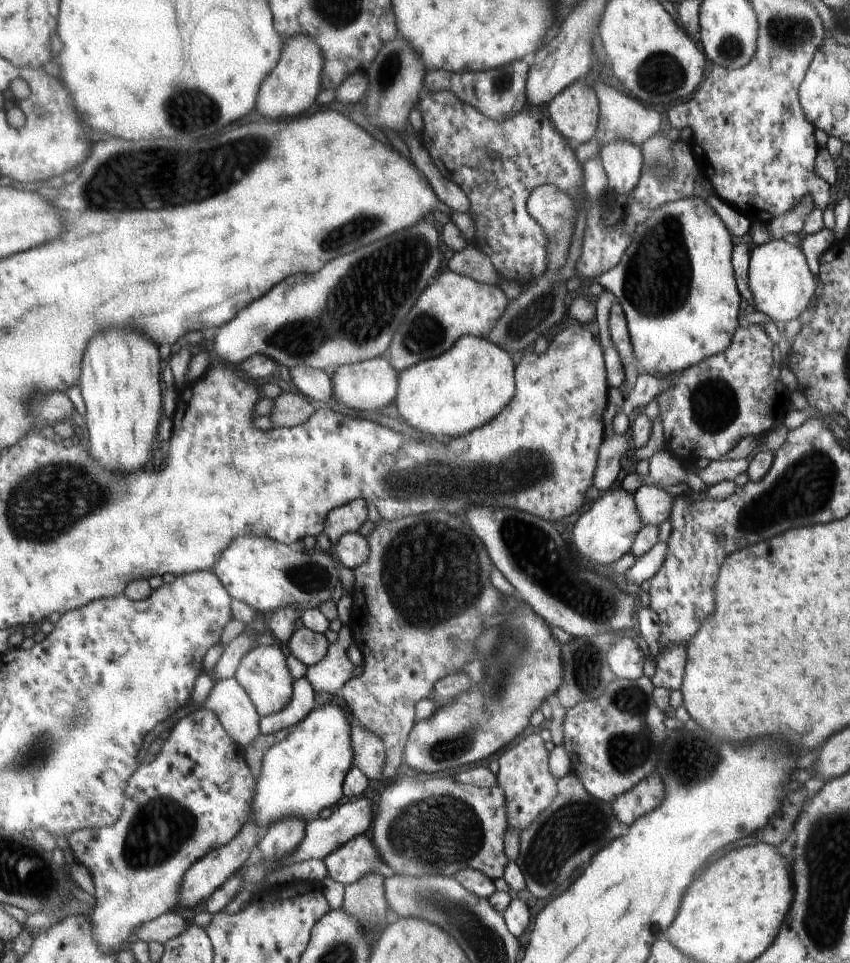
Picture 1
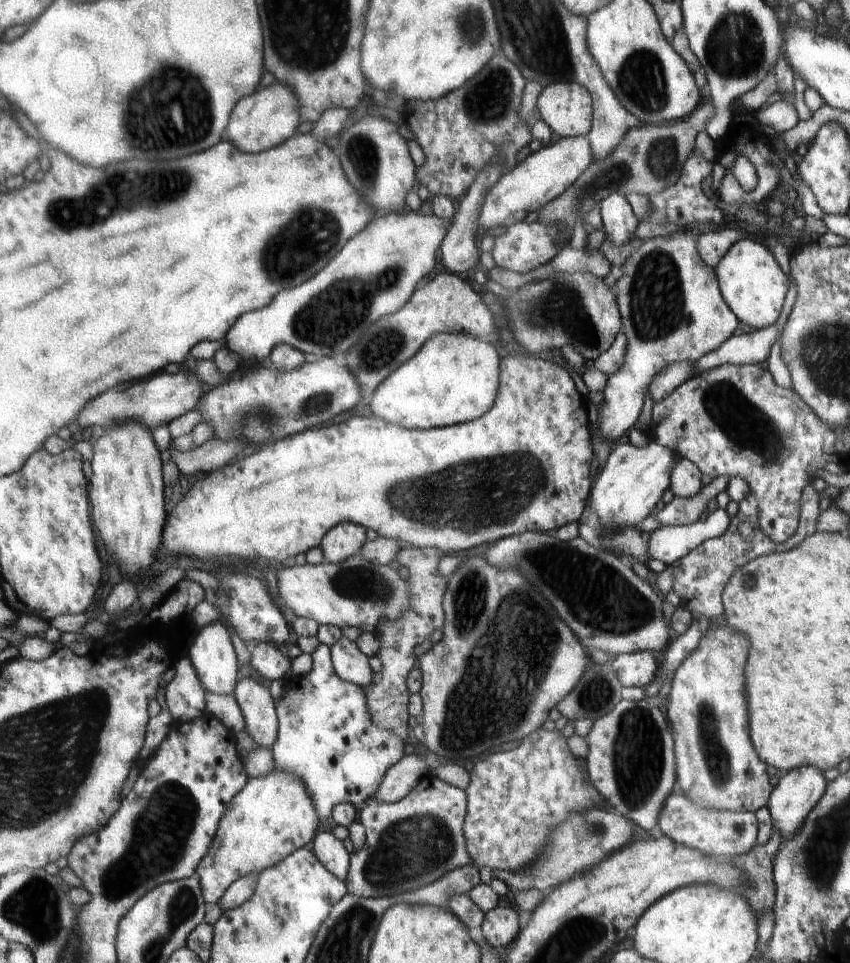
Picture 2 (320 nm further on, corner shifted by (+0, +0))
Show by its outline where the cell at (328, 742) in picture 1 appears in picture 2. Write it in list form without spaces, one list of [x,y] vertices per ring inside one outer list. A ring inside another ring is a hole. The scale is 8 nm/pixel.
[[[274,768],[266,776],[250,778],[250,781],[246,782],[245,789],[233,799],[232,805],[228,806],[226,814],[220,820],[212,846],[198,864],[196,873],[201,879],[206,903],[210,906],[219,903],[233,883],[241,877],[277,866],[278,862],[285,861],[290,854],[297,852],[298,848],[306,847],[306,844],[314,838],[314,830],[320,824],[320,818],[313,796],[309,794],[309,787],[300,778],[290,774],[290,770]]]

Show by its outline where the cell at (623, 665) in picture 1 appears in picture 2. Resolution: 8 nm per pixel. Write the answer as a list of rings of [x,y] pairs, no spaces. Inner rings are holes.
[[[647,651],[620,653],[611,662],[622,687],[646,687],[656,674],[656,660]]]

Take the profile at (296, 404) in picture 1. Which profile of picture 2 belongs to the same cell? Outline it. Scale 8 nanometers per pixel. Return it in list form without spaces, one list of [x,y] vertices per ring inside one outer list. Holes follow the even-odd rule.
[[[171,438],[167,455],[176,464],[180,475],[184,477],[192,476],[193,478],[208,474],[208,472],[214,472],[214,470],[228,465],[246,446],[249,446],[246,440],[224,442],[224,440],[212,438],[201,443],[194,450],[182,452],[172,446],[173,440]]]

